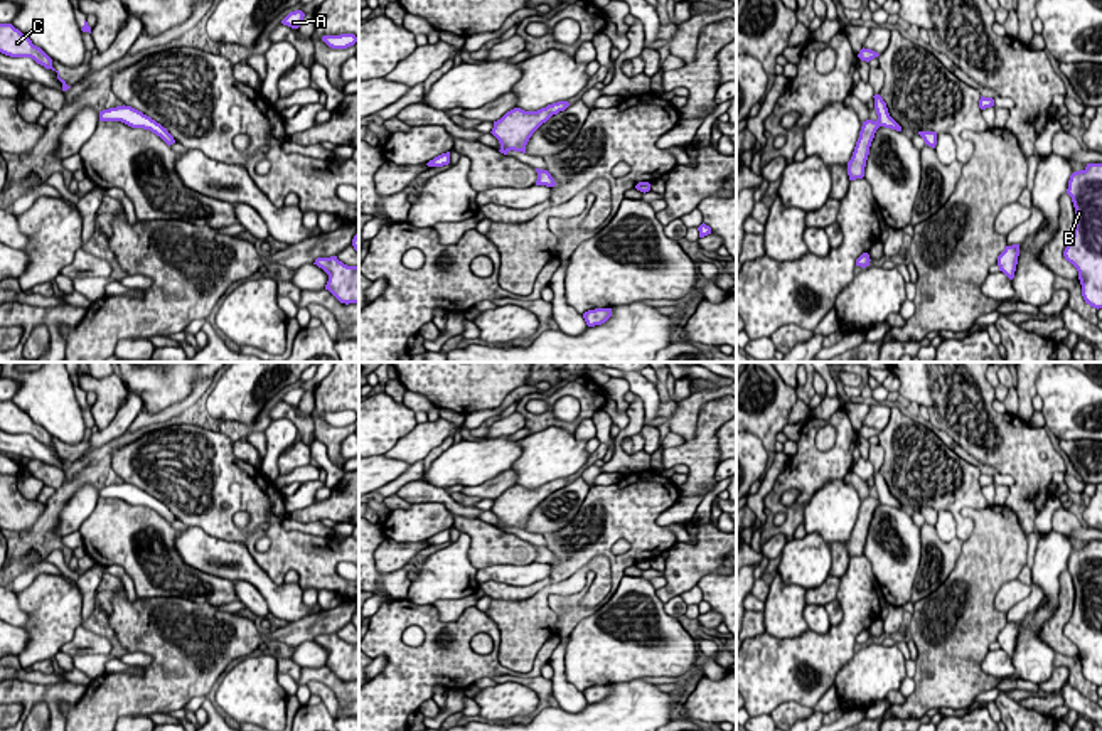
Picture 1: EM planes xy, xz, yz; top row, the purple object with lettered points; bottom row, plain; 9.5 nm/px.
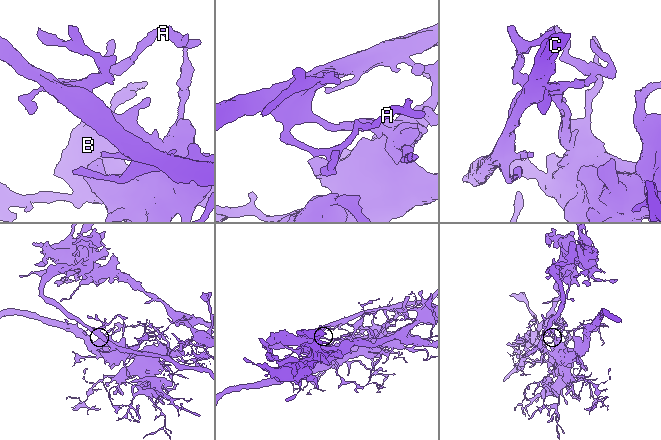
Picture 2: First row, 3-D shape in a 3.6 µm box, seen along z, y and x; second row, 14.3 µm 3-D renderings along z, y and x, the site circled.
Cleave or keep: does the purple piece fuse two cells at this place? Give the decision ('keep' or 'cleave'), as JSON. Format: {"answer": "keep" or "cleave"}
{"answer": "cleave"}

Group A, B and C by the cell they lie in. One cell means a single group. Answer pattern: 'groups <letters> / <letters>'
groups A C / B

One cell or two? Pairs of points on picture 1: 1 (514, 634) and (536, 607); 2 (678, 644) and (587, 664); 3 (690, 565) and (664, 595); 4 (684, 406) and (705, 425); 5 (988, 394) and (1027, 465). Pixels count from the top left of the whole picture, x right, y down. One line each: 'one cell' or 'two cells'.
1: one cell
2: one cell
3: one cell
4: two cells
5: one cell

